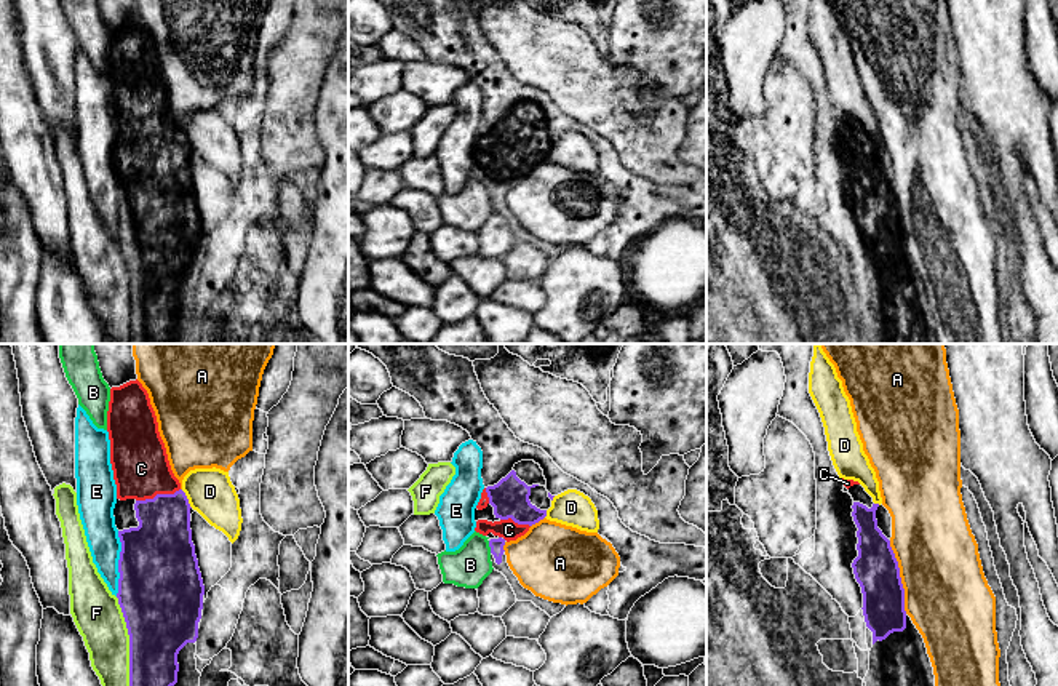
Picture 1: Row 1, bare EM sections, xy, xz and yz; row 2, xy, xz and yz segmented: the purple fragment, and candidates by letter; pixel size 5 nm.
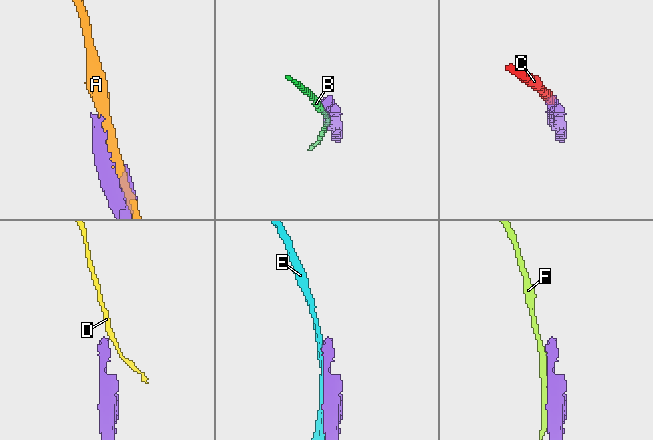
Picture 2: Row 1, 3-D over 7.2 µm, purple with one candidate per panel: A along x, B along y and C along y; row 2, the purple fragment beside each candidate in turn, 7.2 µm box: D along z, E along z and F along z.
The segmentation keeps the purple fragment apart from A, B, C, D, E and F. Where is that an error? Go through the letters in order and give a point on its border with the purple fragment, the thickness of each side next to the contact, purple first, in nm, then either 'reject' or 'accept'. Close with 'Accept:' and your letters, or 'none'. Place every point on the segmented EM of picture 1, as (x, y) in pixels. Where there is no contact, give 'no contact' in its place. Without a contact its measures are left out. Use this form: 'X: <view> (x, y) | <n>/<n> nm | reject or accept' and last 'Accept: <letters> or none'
A: yz (900, 578) | 220/420 nm | reject
B: xz (489, 546) | 70/200 nm | reject
C: xy (157, 494) | 300/280 nm | accept
D: xy (187, 499) | 280/240 nm | reject
E: xy (119, 563) | 440/170 nm | reject
F: xy (130, 642) | 400/240 nm | reject
Accept: C

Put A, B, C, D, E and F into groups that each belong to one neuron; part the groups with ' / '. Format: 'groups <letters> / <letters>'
groups A / B / C / D / E / F

